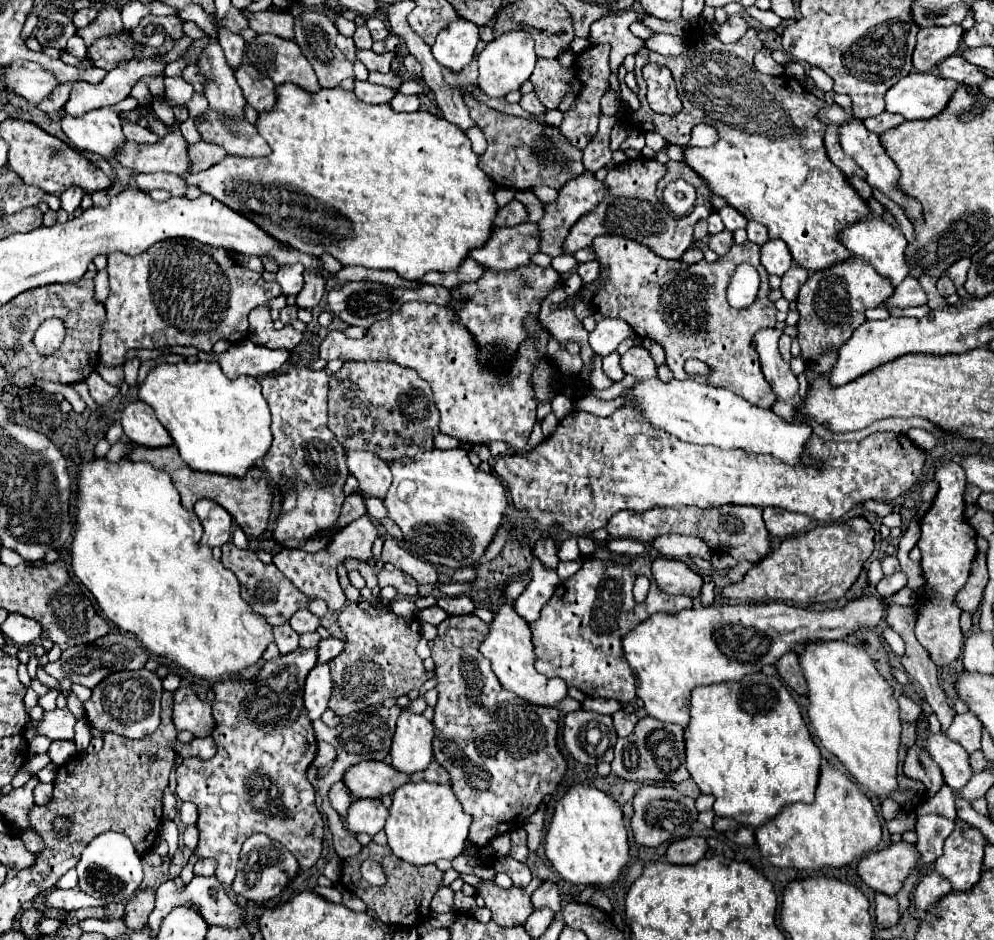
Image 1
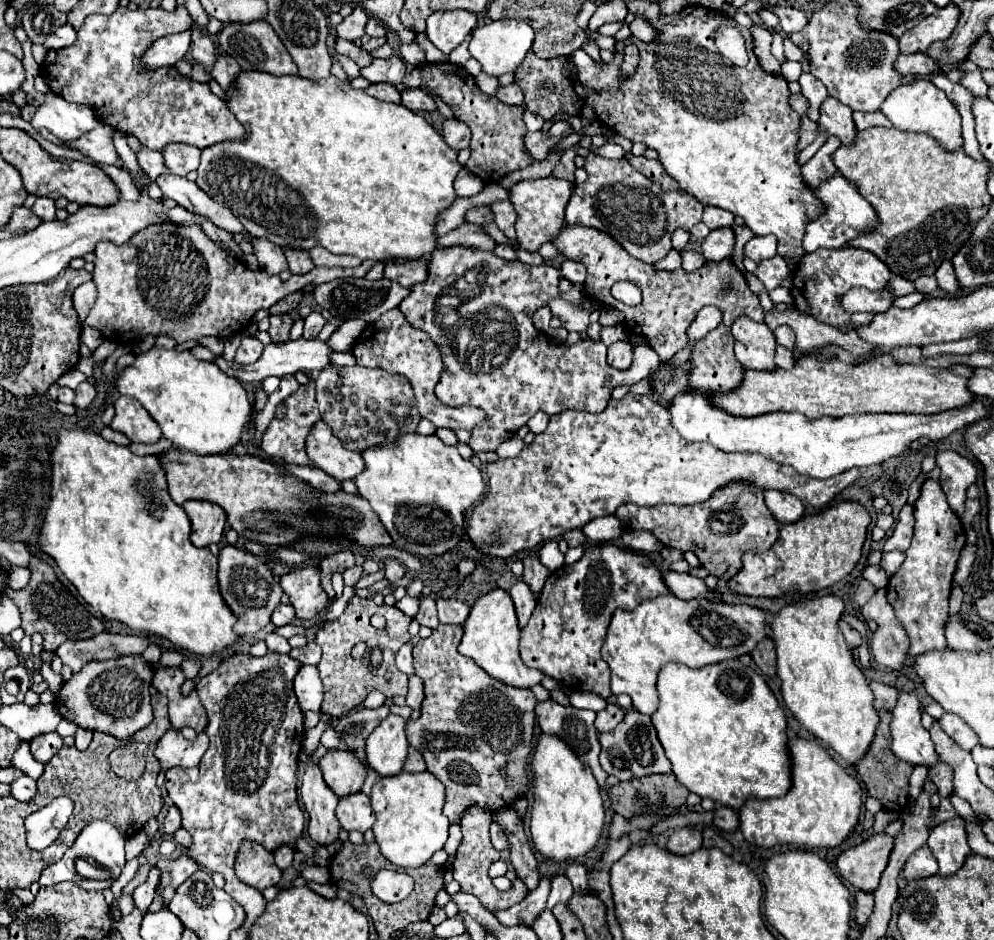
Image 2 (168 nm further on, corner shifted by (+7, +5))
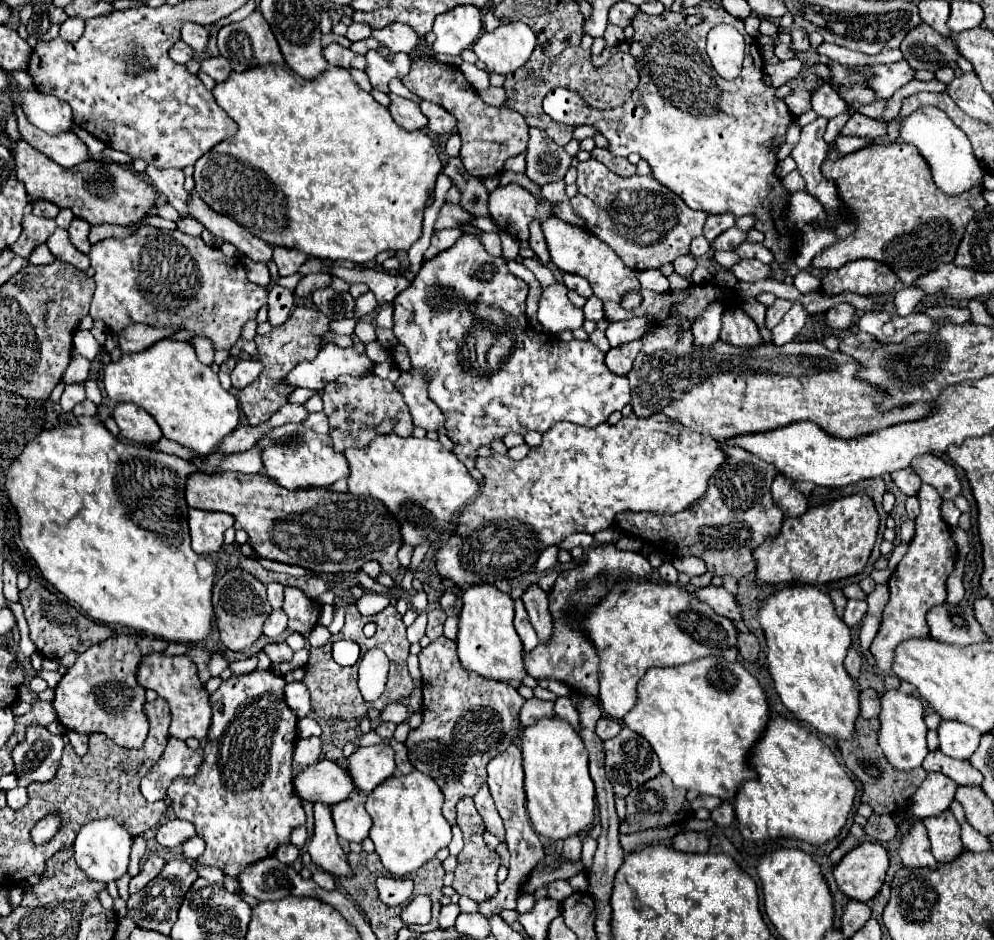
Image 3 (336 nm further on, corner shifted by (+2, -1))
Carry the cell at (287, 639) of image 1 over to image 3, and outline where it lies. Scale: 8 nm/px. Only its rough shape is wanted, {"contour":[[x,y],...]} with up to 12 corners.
{"contour":[[287,643],[265,645],[273,663],[289,661],[293,651]]}

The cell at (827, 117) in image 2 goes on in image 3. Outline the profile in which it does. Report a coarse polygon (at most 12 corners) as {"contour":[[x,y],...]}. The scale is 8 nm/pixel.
{"contour":[[827,83],[811,91],[811,107],[831,119],[847,111]]}

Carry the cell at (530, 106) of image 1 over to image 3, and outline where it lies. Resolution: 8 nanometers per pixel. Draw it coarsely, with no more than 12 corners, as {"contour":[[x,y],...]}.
{"contour":[[501,87],[475,91],[487,105],[501,107],[505,91]]}

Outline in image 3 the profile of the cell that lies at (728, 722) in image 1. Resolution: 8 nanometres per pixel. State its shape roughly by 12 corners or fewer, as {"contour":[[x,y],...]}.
{"contour":[[707,655],[651,667],[621,723],[675,787],[725,801],[769,721],[759,681]]}

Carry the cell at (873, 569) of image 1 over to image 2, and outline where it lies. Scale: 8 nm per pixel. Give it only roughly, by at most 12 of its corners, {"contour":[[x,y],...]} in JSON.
{"contour":[[844,599],[770,623],[782,697],[850,767],[880,715],[836,627]]}

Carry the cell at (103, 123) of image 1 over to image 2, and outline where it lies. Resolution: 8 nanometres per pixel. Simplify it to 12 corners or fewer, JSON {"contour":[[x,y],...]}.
{"contour":[[46,95],[34,127],[70,143],[98,125],[90,105]]}

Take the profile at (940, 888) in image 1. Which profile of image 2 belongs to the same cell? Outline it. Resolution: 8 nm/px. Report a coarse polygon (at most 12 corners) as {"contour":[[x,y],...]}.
{"contour":[[928,845],[910,855],[902,871],[906,881],[938,873]]}

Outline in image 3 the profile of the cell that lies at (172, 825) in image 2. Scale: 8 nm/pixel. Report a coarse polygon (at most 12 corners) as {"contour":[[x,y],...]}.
{"contour":[[169,819],[157,829],[157,843],[177,847],[195,835],[189,821]]}

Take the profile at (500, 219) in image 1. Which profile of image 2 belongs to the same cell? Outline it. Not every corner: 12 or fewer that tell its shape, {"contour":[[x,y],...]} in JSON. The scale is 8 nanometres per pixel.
{"contour":[[474,207],[466,213],[466,221],[488,225],[494,213],[488,207]]}

